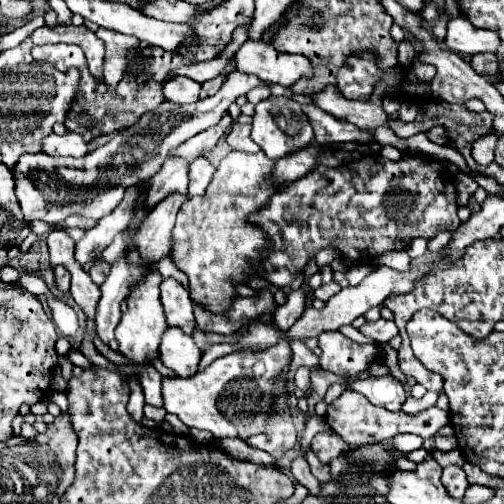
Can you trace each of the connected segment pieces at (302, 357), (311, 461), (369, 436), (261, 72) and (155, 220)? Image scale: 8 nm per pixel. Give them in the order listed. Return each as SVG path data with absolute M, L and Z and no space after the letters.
M293 340L290 343L290 347L293 353L292 360L287 371L286 388L289 392L289 398L287 400L290 408L292 410L297 410L297 398L294 395L294 390L296 388L294 382L294 375L296 370L300 366L306 366L311 368L319 364L318 356L316 356L306 345L305 342L301 340Z
M310 447L306 452L306 460L312 474L319 480L319 482L324 483L332 480L329 466L322 464Z
M343 390L343 394L327 408L325 418L327 418L327 424L333 428L333 432L337 432L349 446L365 446L367 442L389 442L389 438L403 434L403 432L413 432L423 438L431 438L435 434L435 432L409 430L409 428L417 426L417 420L413 420L415 416L409 416L401 410L389 412L385 408L377 408L363 394L357 394L353 390Z
M245 42L237 54L235 64L241 72L255 74L263 84L293 86L299 78L313 78L313 68L305 56L299 54L279 54L271 44Z
M171 194L159 202L139 226L139 238L135 238L135 248L143 254L145 264L157 266L159 260L171 254L171 230L175 226L175 216L187 196Z

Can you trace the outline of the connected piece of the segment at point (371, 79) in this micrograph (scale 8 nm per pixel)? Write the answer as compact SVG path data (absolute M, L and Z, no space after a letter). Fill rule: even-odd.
M363 52L345 60L337 74L337 84L345 98L367 102L371 98L373 86L381 80L381 74L383 72L377 68L375 56Z

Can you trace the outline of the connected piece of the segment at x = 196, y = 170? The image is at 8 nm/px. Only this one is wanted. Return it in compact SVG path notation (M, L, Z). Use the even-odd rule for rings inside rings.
M197 158L189 170L189 196L205 194L207 186L211 184L213 172L215 172L215 168L211 166L211 162L207 158Z

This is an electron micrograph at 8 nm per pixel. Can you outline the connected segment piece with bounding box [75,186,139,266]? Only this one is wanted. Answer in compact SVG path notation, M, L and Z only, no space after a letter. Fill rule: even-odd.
M139 188L127 190L121 204L107 216L103 216L95 228L87 230L79 244L75 244L75 260L85 266L101 258L101 252L113 242L115 234L131 224L131 214L135 214L135 202L139 202Z

